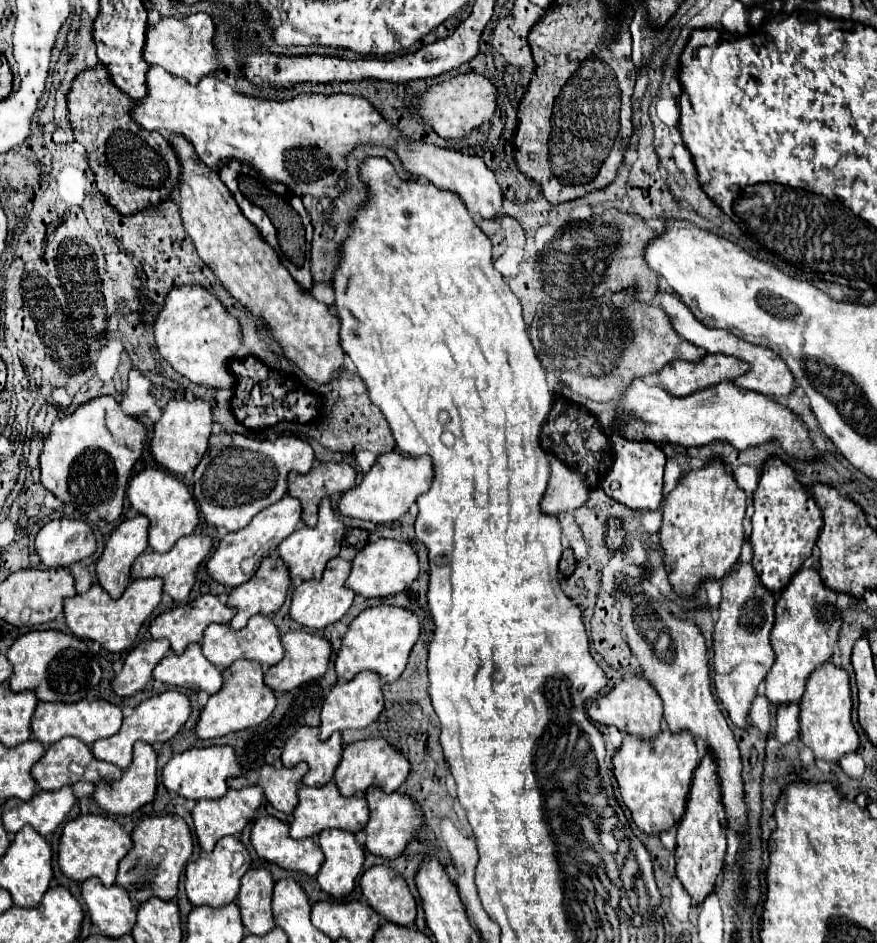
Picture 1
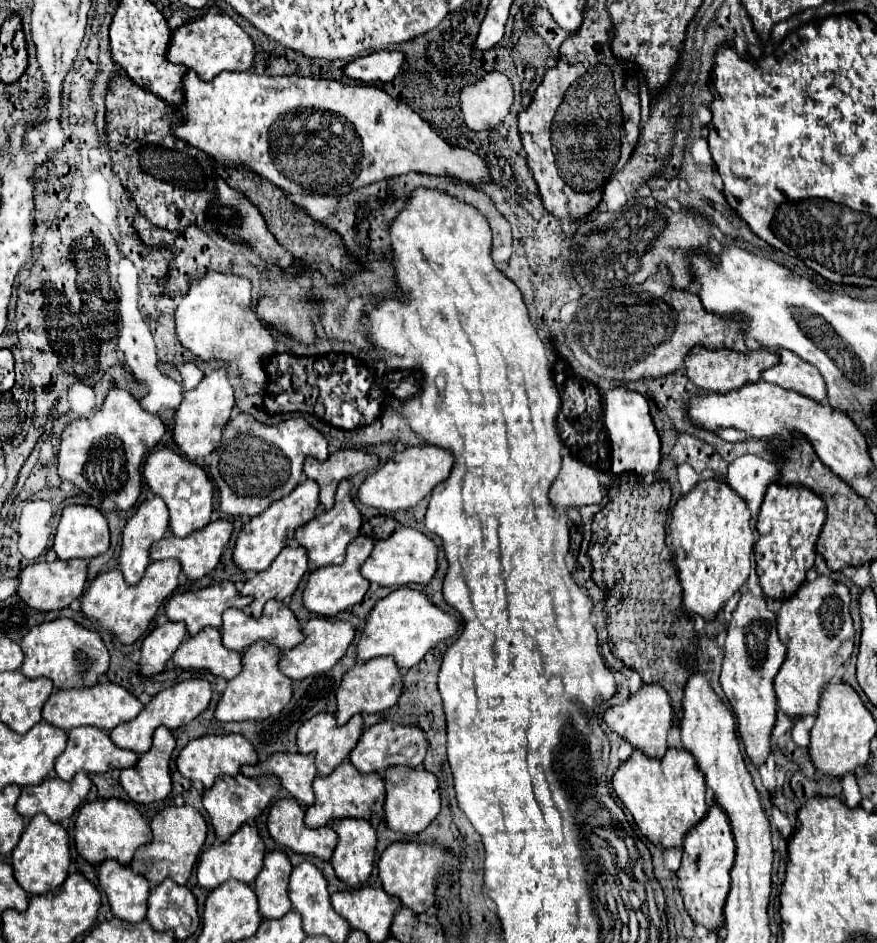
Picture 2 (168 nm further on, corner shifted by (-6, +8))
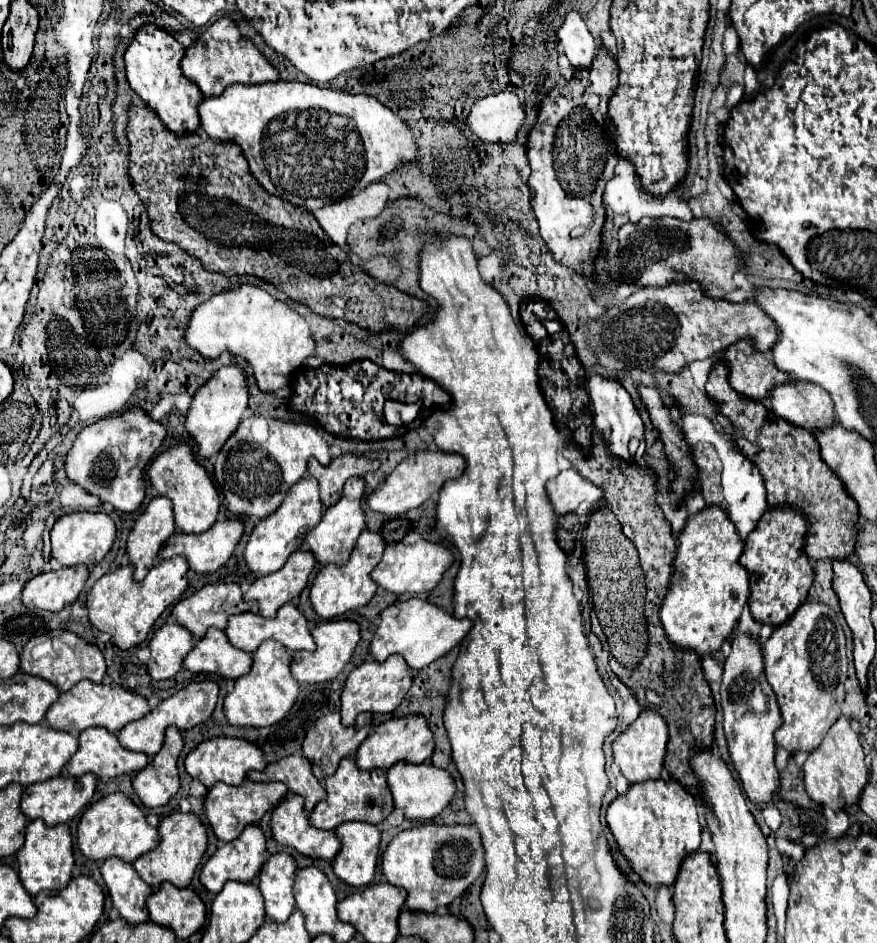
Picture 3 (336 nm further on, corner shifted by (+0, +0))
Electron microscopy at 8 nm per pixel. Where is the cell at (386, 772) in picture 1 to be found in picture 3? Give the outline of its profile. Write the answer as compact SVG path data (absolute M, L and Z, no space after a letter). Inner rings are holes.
M409 714L403 718L391 718L383 724L379 724L377 730L371 736L367 736L365 742L359 746L355 762L361 770L373 770L373 768L387 770L399 760L421 764L433 754L433 748L435 748L435 740L433 740L433 734L431 734L431 728L429 728L425 716Z

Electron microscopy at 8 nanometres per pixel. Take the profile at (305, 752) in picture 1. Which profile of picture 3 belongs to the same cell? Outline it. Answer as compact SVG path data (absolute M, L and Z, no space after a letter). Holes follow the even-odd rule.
M329 712L329 714L325 714L319 722L315 722L315 726L307 732L307 736L305 736L305 740L303 740L303 754L311 760L311 764L313 764L313 774L315 774L317 780L323 780L323 778L335 774L341 758L351 756L353 752L357 752L357 748L361 746L361 742L363 742L363 740L369 736L369 732L373 730L371 718L373 718L371 712L363 712L363 714L359 714L355 726L345 728L345 726L341 724L339 712Z

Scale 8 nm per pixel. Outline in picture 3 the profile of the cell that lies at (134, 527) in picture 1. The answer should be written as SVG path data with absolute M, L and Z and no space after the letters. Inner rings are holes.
M157 496L147 504L127 540L127 554L135 566L135 580L147 576L155 564L159 548L171 534L175 534L173 504L165 496Z

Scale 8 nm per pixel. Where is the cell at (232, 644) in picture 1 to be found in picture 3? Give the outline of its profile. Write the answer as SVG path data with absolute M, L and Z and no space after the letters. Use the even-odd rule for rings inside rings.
M287 602L285 606L281 606L275 618L263 618L263 616L251 614L251 612L235 614L235 616L231 616L229 626L227 626L225 632L227 632L229 642L231 642L235 648L245 650L245 652L249 652L249 654L253 654L253 652L257 650L257 646L259 646L263 640L269 640L269 638L281 642L289 652L293 652L293 650L309 650L309 652L313 652L313 650L315 650L315 642L313 642L313 636L311 636L309 626L307 626L307 618L299 612L299 608L297 608L293 602Z

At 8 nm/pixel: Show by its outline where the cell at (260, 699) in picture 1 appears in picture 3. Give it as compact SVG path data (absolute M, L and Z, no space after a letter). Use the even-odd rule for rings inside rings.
M265 640L253 654L253 668L247 676L235 682L235 688L225 698L225 716L233 726L273 726L295 704L299 682L291 676L291 654L275 640Z

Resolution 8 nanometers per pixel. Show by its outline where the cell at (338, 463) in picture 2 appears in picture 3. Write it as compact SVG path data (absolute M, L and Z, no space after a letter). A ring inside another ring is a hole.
M341 454L331 460L329 466L321 466L315 458L309 460L309 474L319 480L321 500L325 506L333 506L343 490L343 484L351 476L365 476L367 472L375 472L379 462L369 460L367 456L357 454Z

